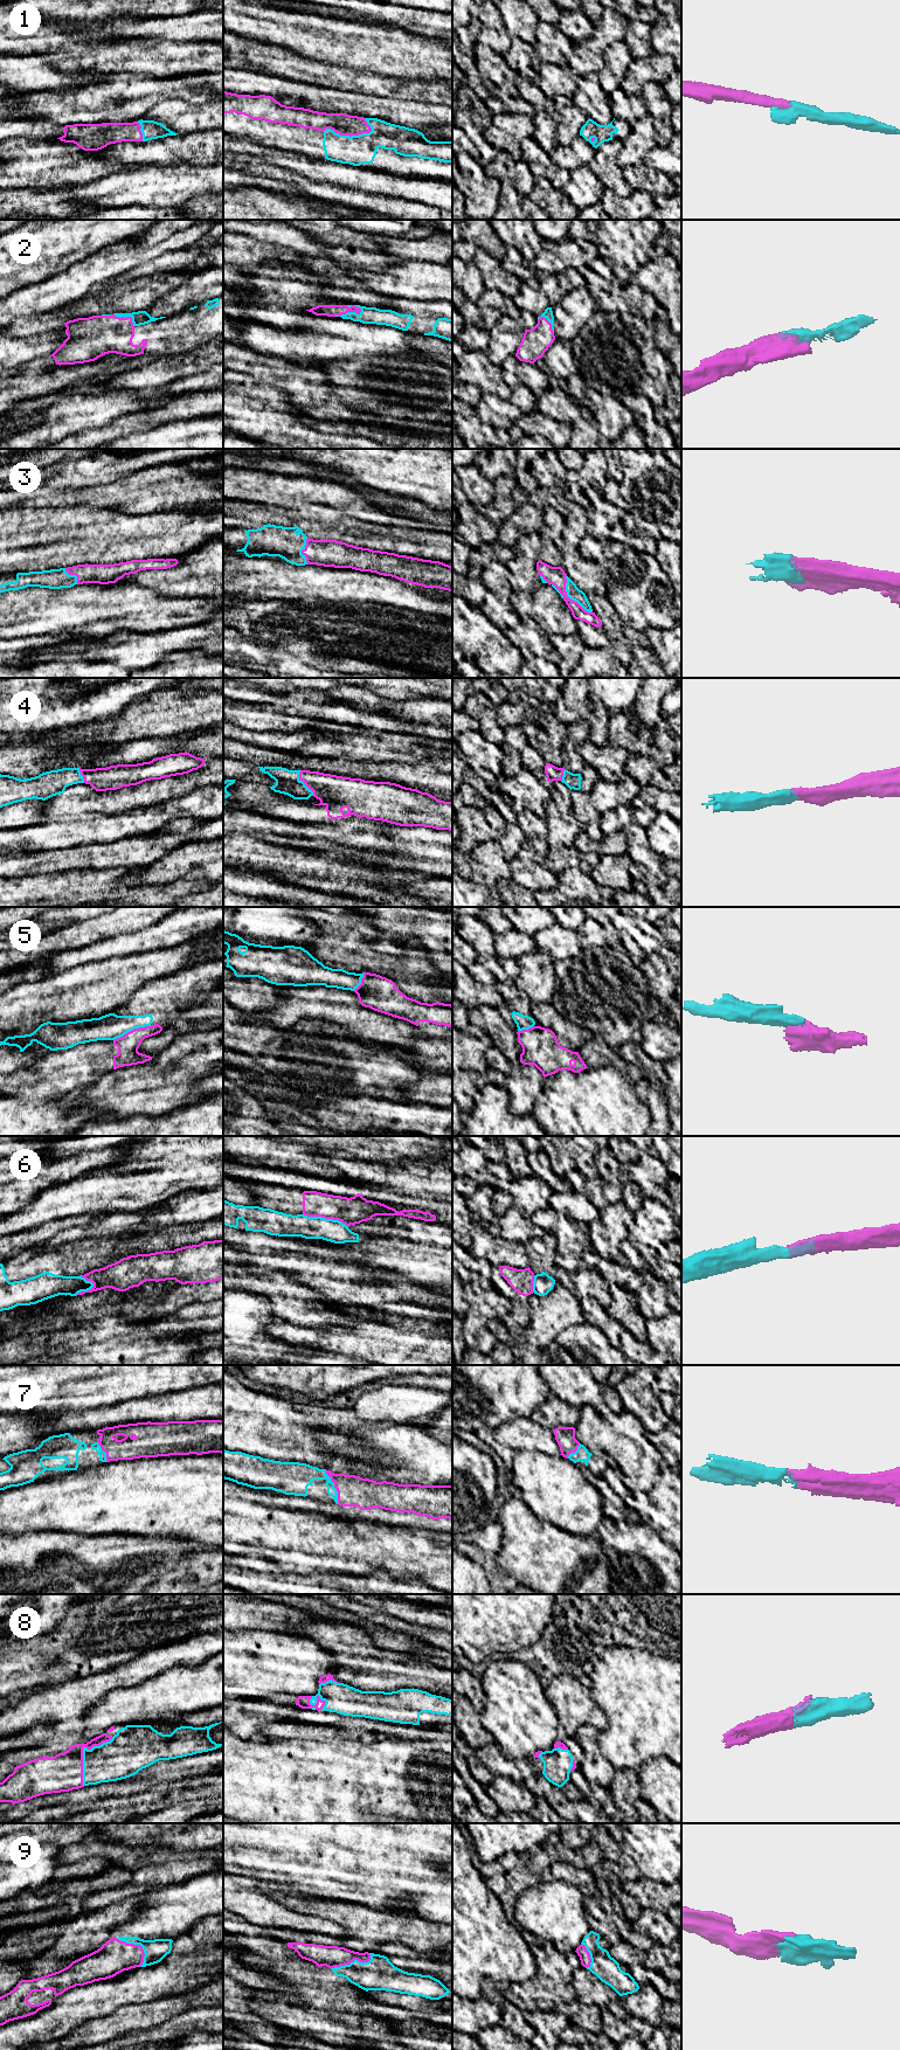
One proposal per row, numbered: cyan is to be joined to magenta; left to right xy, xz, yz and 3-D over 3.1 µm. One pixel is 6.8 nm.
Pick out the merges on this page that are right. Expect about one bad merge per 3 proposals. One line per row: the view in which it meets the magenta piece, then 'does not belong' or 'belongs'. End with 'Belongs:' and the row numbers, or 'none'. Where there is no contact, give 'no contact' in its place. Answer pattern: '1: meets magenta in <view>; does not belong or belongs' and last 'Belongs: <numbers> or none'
1: meets magenta in xz; belongs
2: meets magenta in xz; belongs
3: meets magenta in yz; belongs
4: meets magenta in xz; belongs
5: meets magenta in xy; does not belong
6: meets magenta in xz; does not belong
7: meets magenta in xz; belongs
8: meets magenta in xy; belongs
9: meets magenta in xz; belongs
Belongs: 1, 2, 3, 4, 7, 8, 9

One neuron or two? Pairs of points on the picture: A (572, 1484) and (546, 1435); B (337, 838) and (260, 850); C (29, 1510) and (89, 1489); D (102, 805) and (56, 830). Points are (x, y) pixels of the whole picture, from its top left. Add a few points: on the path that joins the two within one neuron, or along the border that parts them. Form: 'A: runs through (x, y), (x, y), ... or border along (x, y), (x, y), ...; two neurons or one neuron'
A: border along (530, 1449), (559, 1455); two neurons
B: border along (257, 839), (264, 843), (303, 849), (311, 852); two neurons
C: runs through (44, 1505), (74, 1503); one neuron
D: border along (125, 809), (112, 814), (98, 814); two neurons

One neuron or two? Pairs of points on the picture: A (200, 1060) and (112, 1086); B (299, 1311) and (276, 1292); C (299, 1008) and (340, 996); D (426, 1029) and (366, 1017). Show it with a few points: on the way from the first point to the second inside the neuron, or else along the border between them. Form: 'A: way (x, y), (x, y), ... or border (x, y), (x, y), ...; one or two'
A: way (178, 1069), (161, 1086), (134, 1086); one
B: way (293, 1309), (282, 1297); one
C: way (310, 1002), (330, 998); one
D: border (417, 1026), (423, 1036); two

